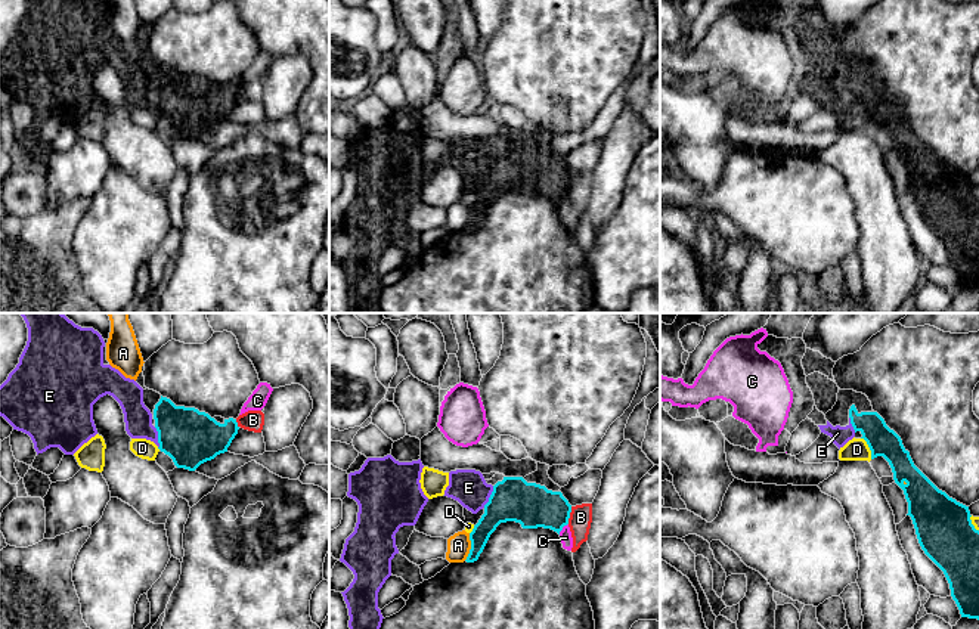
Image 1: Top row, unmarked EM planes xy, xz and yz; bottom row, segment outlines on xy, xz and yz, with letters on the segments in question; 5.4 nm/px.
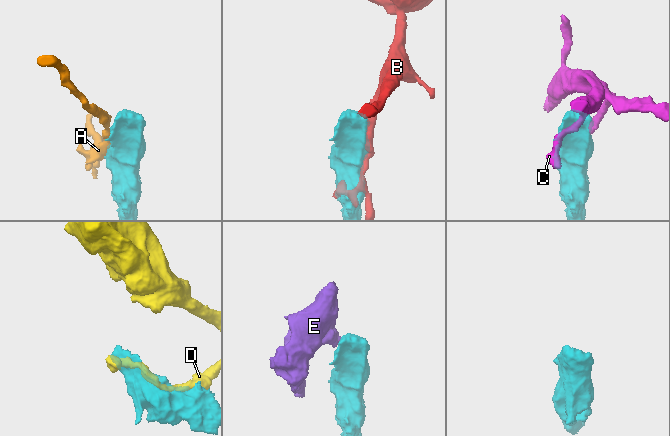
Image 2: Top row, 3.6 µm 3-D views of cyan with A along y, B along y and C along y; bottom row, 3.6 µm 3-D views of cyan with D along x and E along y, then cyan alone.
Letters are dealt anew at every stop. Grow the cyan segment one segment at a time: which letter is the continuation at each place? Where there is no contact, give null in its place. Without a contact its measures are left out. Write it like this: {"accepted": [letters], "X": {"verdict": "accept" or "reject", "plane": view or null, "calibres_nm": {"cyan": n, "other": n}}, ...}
{"accepted": ["E"], "A": {"verdict": "reject", "plane": "xz", "calibres_nm": {"cyan": 150, "other": 130}}, "B": {"verdict": "reject", "plane": "xz", "calibres_nm": {"cyan": 240, "other": 130}}, "C": {"verdict": "reject", "plane": "xz", "calibres_nm": {"cyan": 240, "other": 70}}, "D": {"verdict": "reject", "plane": "yz", "calibres_nm": {"cyan": 160, "other": 130}}, "E": {"verdict": "accept", "plane": "xz", "calibres_nm": {"cyan": 240, "other": 190}}}

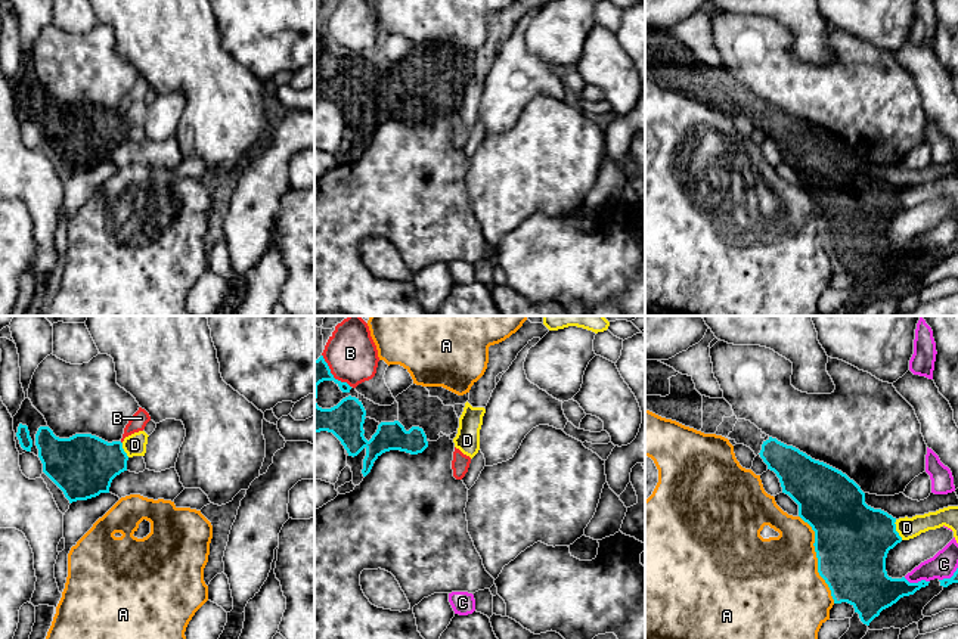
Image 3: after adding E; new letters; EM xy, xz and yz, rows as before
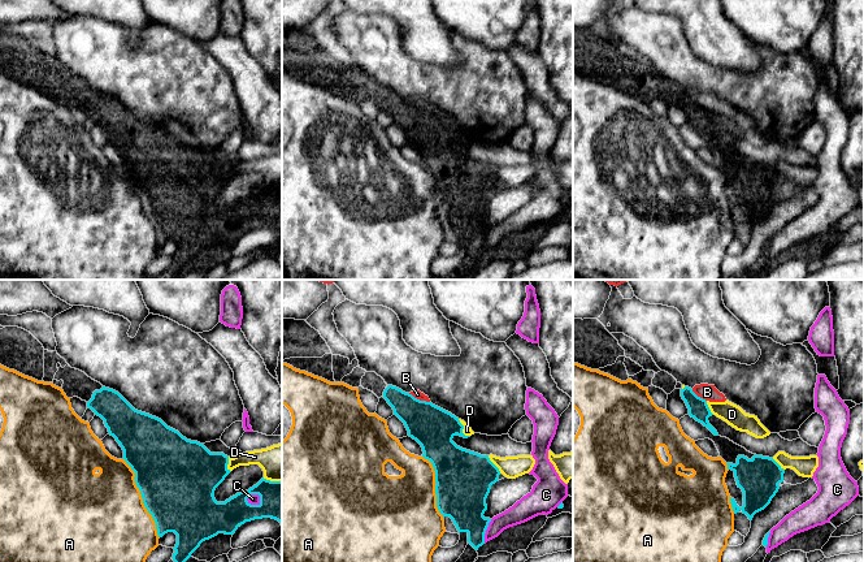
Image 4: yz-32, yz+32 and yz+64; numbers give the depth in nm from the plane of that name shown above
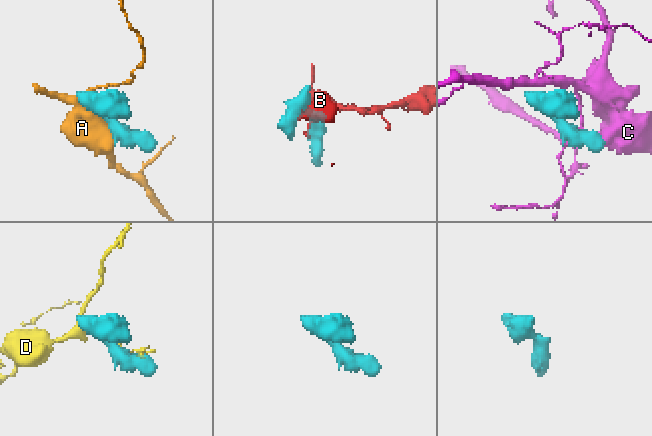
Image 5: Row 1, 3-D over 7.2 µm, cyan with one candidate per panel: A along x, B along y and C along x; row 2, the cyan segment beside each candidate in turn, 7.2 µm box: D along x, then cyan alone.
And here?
{"accepted": [], "A": {"verdict": "reject", "plane": "yz", "calibres_nm": {"cyan": 420, "other": 460}}, "B": {"verdict": "reject", "plane": "xz", "calibres_nm": {"cyan": 180, "other": 280}}, "C": {"verdict": "reject", "plane": "yz", "calibres_nm": {"cyan": 220, "other": 150}}, "D": {"verdict": "reject", "plane": "yz", "calibres_nm": {"cyan": 420, "other": 110}}}

